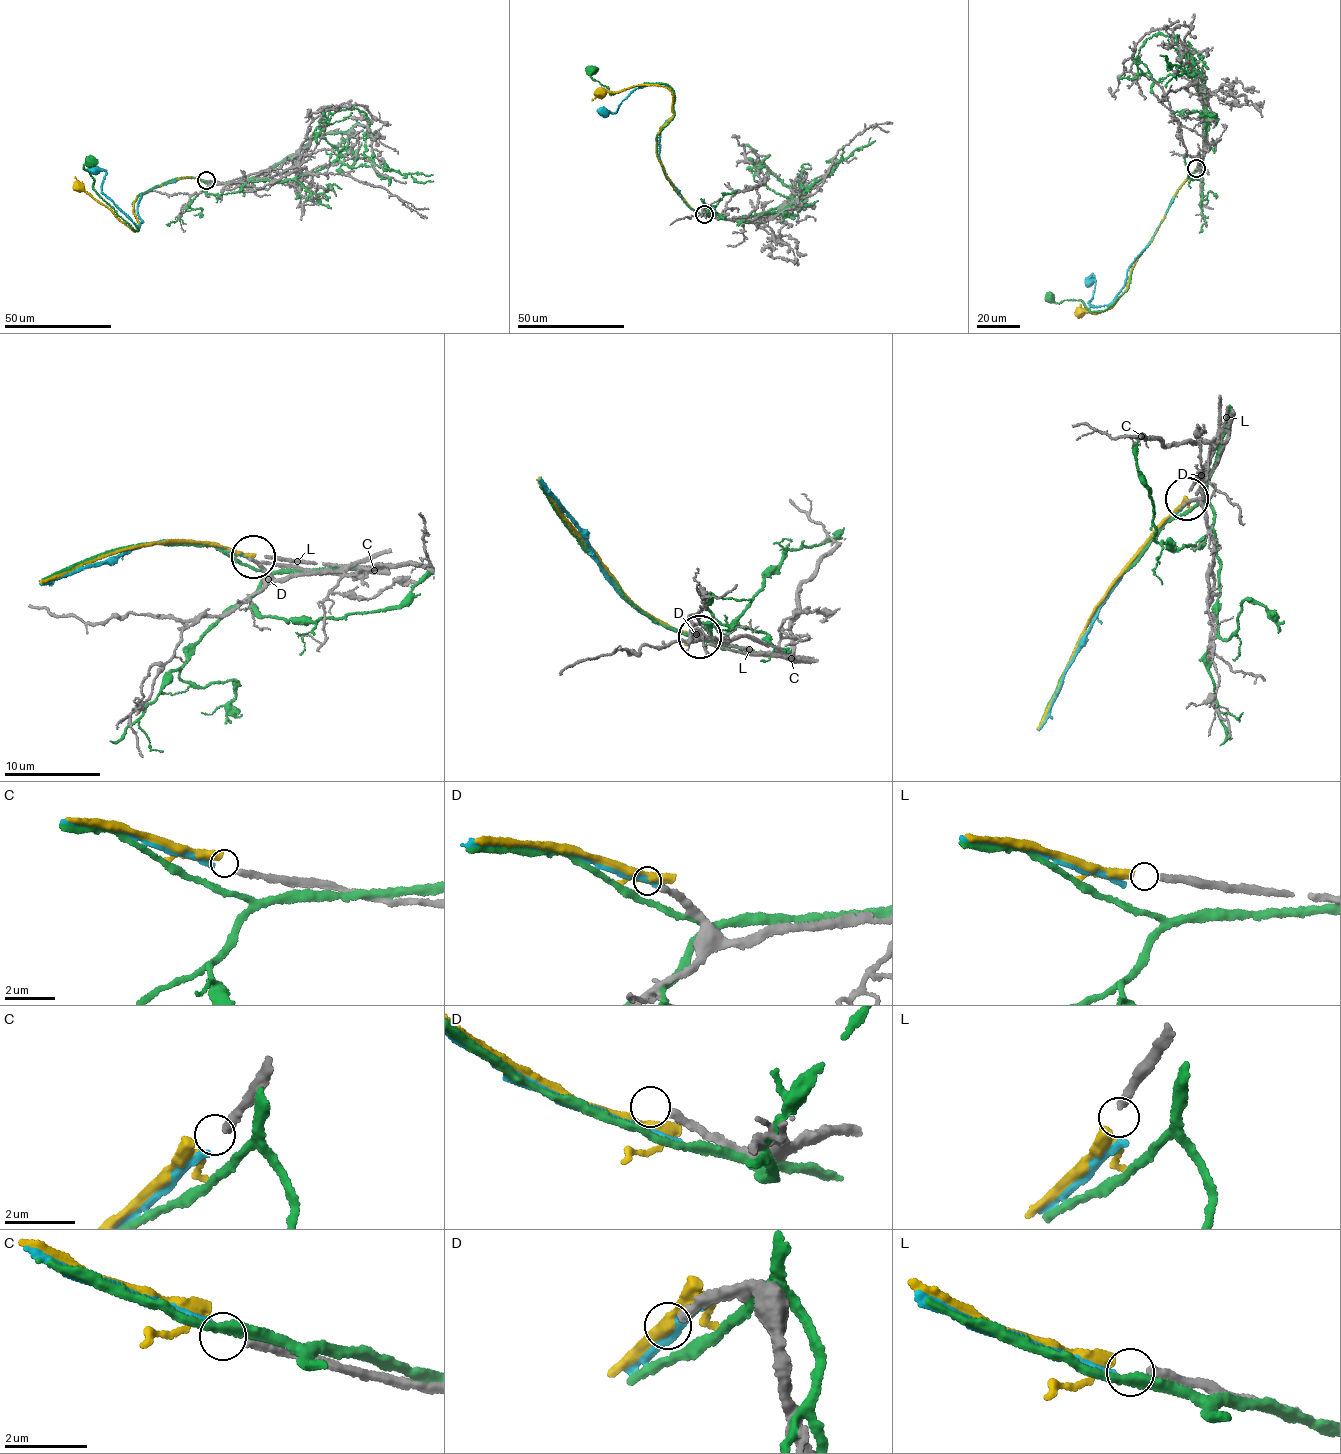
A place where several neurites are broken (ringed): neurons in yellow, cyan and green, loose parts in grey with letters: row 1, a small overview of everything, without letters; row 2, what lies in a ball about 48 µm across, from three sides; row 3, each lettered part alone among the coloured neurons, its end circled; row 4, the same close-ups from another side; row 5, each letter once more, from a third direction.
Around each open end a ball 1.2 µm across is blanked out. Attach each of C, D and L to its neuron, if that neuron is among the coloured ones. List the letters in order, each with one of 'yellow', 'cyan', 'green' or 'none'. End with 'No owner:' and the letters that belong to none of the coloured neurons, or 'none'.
C: cyan
D: none
L: yellow
No owner: D

